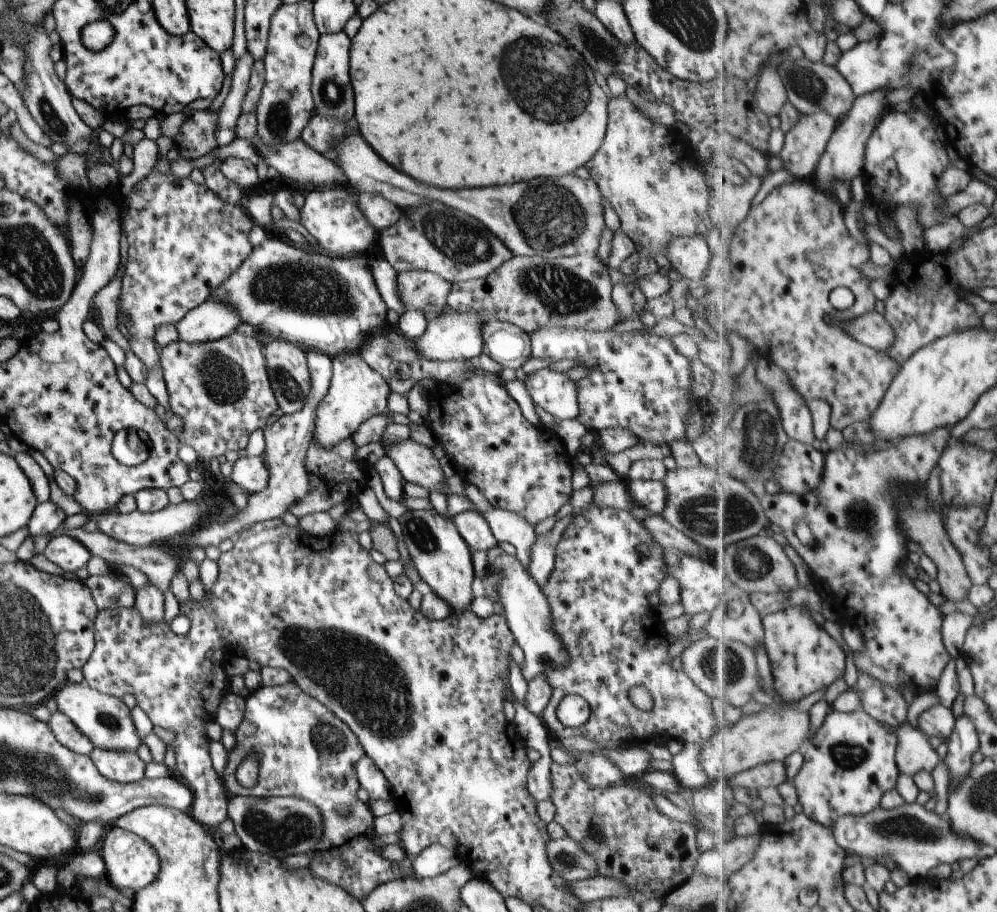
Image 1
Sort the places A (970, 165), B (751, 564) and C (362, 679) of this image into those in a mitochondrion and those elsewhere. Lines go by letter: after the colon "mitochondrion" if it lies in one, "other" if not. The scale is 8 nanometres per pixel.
A: other
B: mitochondrion
C: mitochondrion

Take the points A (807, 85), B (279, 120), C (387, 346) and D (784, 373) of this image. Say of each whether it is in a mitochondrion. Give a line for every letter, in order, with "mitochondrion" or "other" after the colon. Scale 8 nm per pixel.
A: mitochondrion
B: mitochondrion
C: mitochondrion
D: other

